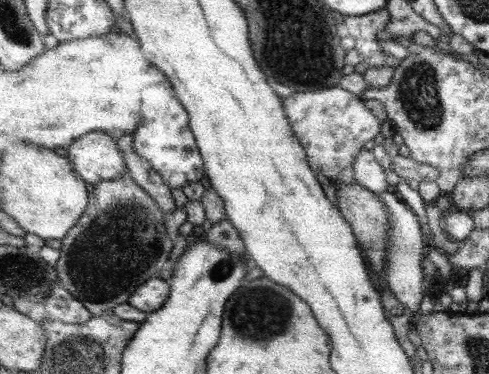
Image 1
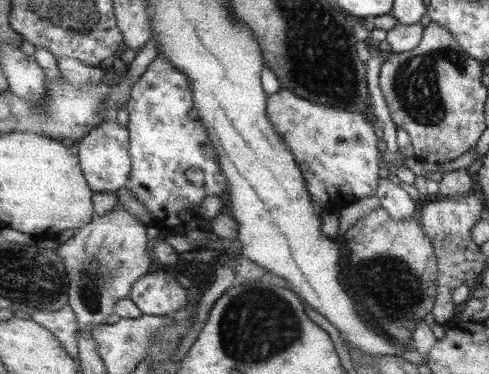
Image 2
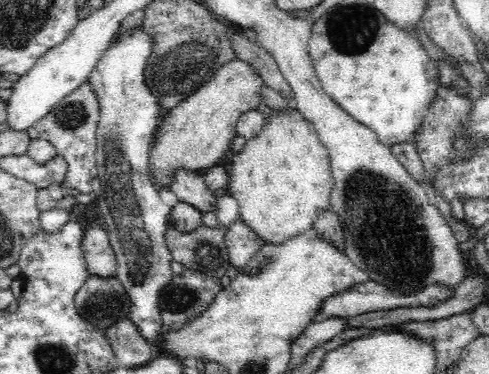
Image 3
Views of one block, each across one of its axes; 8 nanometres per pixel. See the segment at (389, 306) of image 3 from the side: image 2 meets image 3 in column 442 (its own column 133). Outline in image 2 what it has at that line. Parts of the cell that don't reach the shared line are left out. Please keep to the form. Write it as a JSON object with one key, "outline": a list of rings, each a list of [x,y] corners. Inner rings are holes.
{"outline":[[[155,268],[155,272],[141,276],[129,292],[129,300],[141,314],[171,316],[185,308],[185,288],[177,284],[169,270]]]}

